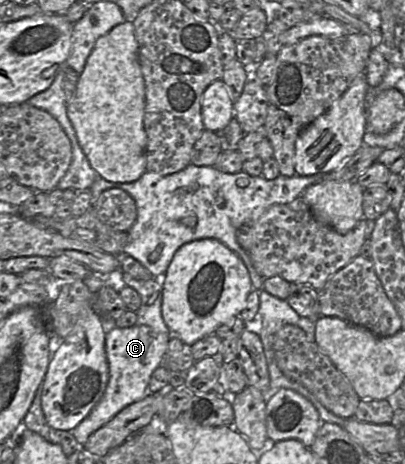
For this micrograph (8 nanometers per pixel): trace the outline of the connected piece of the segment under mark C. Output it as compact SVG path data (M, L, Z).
M120 269L110 273L117 281L122 280L141 296L141 306L136 311L135 325L126 328L114 326L105 335L105 352L109 369L109 380L101 399L91 412L73 429L75 439L83 445L88 437L108 423L128 405L141 401L148 394L148 385L153 371L165 360L171 333L162 317L162 289L164 275L149 280L137 280Z

